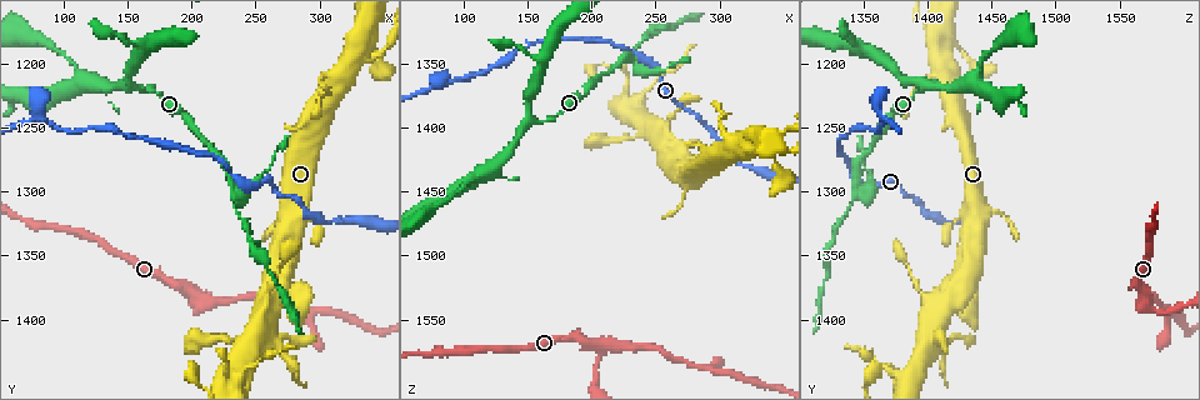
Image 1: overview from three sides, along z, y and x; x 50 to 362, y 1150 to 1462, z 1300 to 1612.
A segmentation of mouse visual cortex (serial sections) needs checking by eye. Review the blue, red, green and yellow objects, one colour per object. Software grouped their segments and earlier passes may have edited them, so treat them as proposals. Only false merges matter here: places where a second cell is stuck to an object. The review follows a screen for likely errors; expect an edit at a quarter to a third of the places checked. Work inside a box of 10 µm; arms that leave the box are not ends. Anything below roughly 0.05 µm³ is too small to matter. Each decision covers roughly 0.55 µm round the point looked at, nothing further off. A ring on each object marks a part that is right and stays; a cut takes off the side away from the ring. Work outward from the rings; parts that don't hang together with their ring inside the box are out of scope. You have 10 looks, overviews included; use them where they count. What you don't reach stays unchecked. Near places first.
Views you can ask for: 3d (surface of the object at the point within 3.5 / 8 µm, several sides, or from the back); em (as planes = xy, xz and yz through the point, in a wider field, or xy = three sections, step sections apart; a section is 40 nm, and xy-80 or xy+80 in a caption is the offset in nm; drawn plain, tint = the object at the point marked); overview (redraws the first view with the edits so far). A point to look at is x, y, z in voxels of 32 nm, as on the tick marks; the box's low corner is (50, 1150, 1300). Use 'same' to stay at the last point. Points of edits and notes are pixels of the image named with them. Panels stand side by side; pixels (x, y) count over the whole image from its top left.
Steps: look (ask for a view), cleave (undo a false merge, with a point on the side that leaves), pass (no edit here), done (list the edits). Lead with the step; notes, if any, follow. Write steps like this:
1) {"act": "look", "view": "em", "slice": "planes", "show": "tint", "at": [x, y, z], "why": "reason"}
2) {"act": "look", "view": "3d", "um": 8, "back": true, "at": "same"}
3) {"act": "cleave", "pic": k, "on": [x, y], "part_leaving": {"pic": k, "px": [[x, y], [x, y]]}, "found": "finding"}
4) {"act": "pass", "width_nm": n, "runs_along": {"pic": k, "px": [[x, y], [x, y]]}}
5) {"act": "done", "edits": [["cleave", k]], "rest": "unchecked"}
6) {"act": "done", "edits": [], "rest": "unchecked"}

{"act": "look", "view": "3d", "um": 8, "at": [234, 1294, 1342], "why": "sharp bend"}

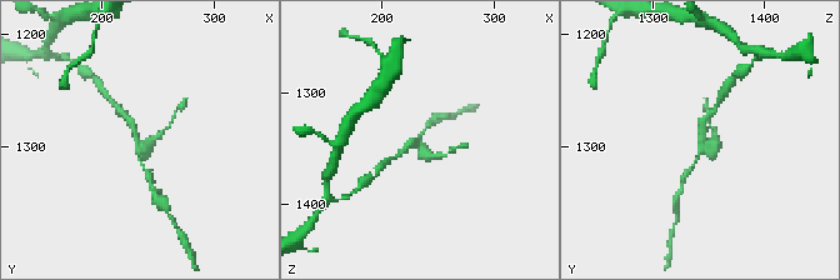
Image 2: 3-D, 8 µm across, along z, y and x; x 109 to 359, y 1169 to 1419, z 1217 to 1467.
{"act": "look", "view": "3d", "um": 3.5, "at": "same"}

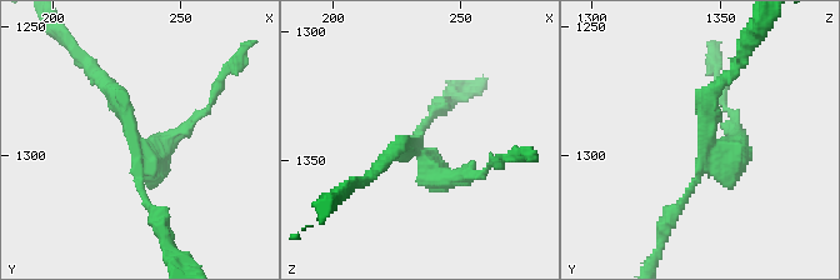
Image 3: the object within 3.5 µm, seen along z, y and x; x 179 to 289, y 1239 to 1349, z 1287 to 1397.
{"act": "look", "view": "em", "slice": "xy", "step": 5, "show": "tint", "at": [231, 1295, 1344], "why": "need the tissue"}

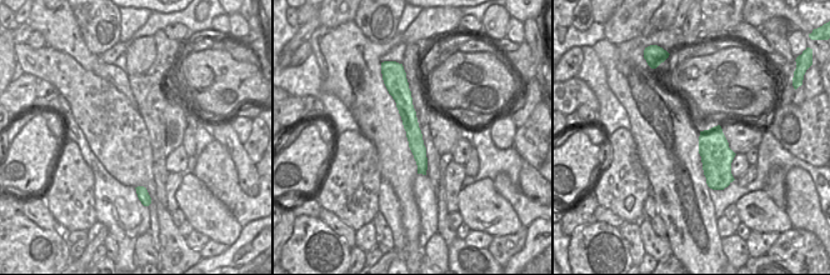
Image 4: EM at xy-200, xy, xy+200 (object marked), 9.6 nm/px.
{"act": "cleave", "pic": 3, "on": [180, 134], "part_leaving": {"pic": 3, "px": [[143, 149], [204, 115], [220, 84]]}, "found": "two cells meet here"}

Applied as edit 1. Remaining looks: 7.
{"act": "look", "view": "3d", "um": 3.5, "at": [154, 1218, 1396], "why": "three-way junction"}

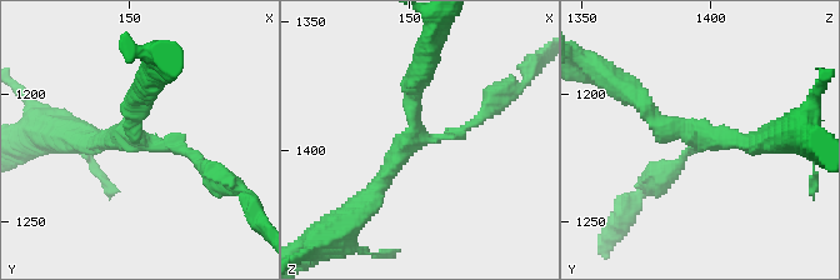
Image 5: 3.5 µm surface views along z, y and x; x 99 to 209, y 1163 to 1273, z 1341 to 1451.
{"act": "look", "view": "em", "slice": "xy", "step": 1, "show": "tint", "at": [154, 1219, 1395], "arms": 3, "arm_widths_nm": [150, 200, 250]}

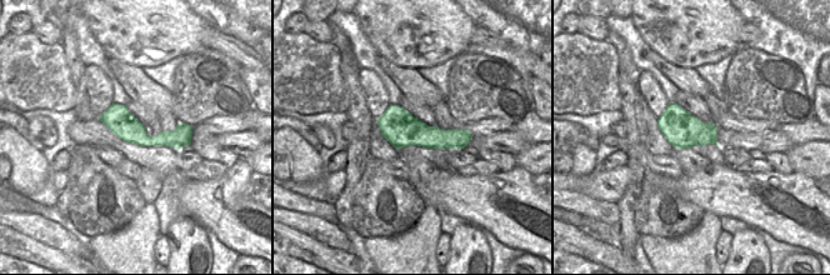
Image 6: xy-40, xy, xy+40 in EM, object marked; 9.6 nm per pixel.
{"act": "cleave", "pic": 5, "on": [676, 123], "width_nm": 340, "part_leaving": {"pic": 5, "px": [[695, 144], [773, 140]]}, "found": "two cells meet here"}

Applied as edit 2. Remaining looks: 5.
{"act": "look", "view": "overview"}

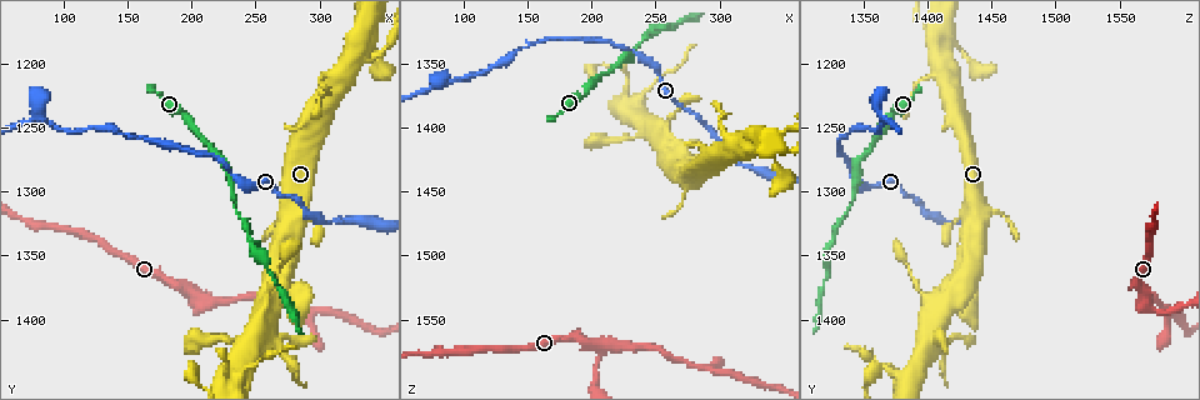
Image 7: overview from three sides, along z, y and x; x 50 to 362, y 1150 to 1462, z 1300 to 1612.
{"act": "look", "view": "3d", "um": 3.5, "at": [260, 1384, 1404], "why": "calibre changes"}

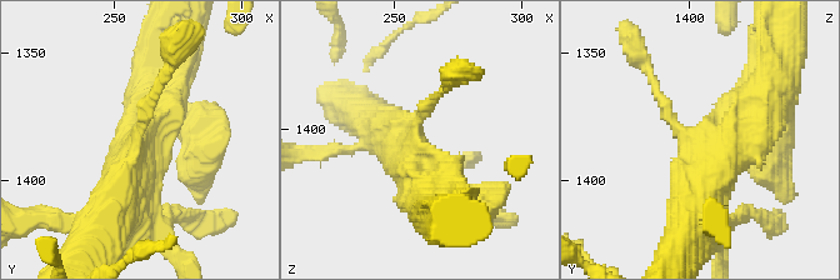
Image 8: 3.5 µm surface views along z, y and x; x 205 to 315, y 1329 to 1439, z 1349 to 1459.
{"act": "look", "view": "em", "slice": "xy", "step": 1, "show": "tint", "at": [259, 1384, 1407]}

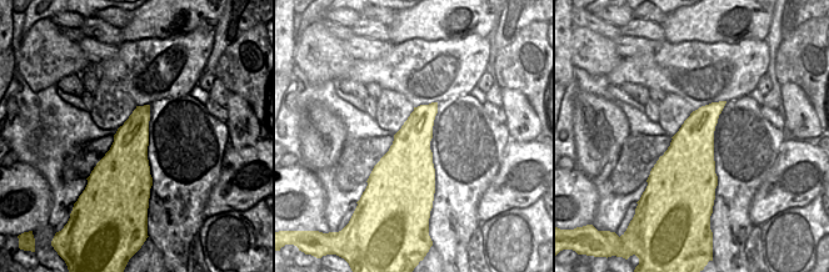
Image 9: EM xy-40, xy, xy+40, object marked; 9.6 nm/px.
{"act": "pass", "runs_along": {"pic": 8, "px": [[743, 134], [704, 188], [678, 260]]}, "found": "continuous, no second cell"}

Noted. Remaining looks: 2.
{"act": "look", "view": "3d", "um": 3.5, "at": [82, 1244, 1366], "why": "thick turns thin"}

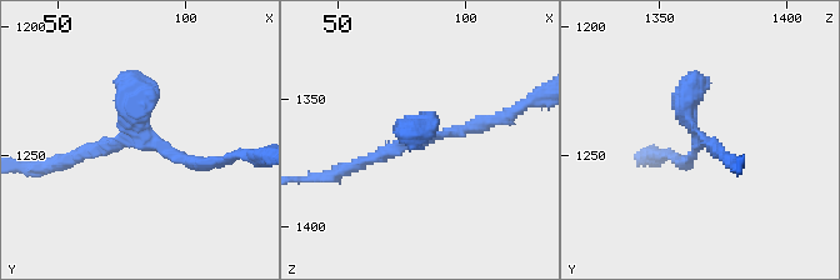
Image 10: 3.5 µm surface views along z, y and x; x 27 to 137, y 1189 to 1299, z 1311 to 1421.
{"act": "look", "view": "em", "slice": "planes", "show": "tint", "at": [83, 1244, 1365], "why": "shape alone is not enough"}

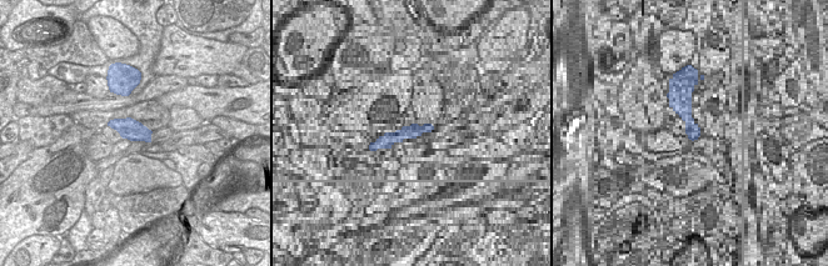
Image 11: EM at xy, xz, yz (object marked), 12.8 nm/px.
{"act": "pass", "runs_along": {"pic": 10, "px": [[213, 161], [144, 143], [129, 81]]}, "found": "all the same cell"}

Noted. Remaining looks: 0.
{"act": "done", "edits": [["cleave", 3], ["cleave", 5]], "rest": "unchecked"}

